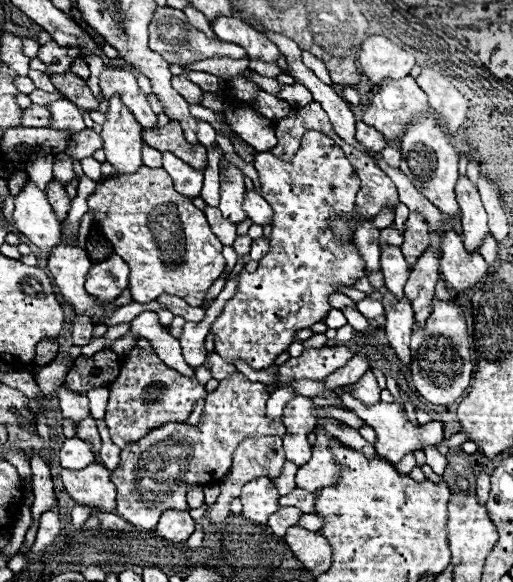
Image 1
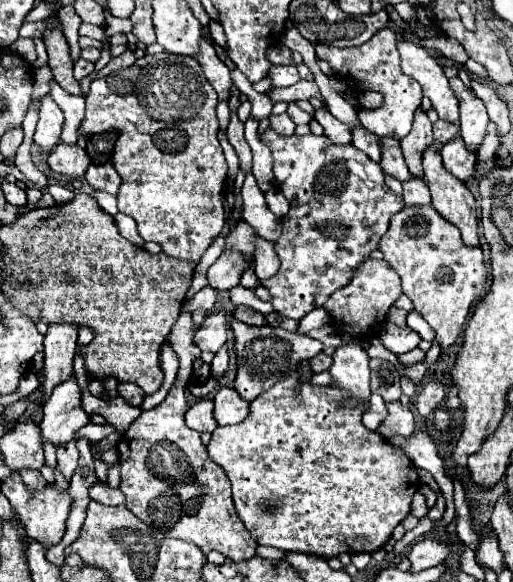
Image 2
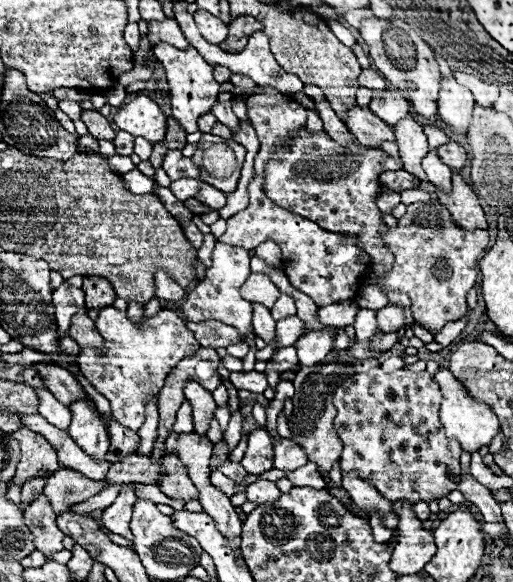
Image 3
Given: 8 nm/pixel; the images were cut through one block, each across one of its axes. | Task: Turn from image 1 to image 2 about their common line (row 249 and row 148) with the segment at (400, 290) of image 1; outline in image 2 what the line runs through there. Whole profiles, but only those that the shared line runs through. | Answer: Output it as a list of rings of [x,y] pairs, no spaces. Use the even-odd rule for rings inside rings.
[[[384,138],[382,140],[382,160],[380,160],[380,168],[384,170],[384,174],[400,180],[400,182],[406,182],[410,178],[410,172],[408,172],[408,166],[402,158],[402,150],[400,150],[400,142],[398,140],[392,140],[392,138]]]

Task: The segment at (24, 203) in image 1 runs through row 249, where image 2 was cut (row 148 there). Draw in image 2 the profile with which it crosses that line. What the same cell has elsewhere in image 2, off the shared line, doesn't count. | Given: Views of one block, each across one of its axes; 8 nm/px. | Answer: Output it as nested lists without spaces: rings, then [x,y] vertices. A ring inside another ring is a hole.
[[[46,94],[42,98],[42,108],[40,108],[40,120],[34,132],[34,144],[44,150],[50,152],[54,146],[60,144],[60,132],[62,132],[62,124],[64,124],[64,112],[60,110],[60,106],[50,98],[50,94]]]

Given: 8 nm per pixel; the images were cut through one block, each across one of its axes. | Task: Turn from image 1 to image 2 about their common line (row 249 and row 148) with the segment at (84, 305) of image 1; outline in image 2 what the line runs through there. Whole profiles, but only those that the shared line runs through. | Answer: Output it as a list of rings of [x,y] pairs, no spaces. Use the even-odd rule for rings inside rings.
[[[58,144],[56,150],[52,150],[48,156],[48,166],[58,174],[80,178],[84,176],[84,170],[90,166],[90,158],[86,150],[82,150],[80,146]]]

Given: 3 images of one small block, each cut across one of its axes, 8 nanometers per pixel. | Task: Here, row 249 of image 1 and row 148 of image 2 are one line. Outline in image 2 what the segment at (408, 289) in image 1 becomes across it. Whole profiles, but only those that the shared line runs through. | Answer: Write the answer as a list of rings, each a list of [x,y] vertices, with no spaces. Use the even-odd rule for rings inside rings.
[[[428,148],[424,152],[424,158],[422,158],[422,166],[424,166],[424,176],[426,176],[426,184],[432,192],[432,206],[436,208],[436,212],[446,218],[448,222],[452,222],[460,234],[462,234],[462,242],[466,246],[480,246],[480,240],[478,240],[478,222],[476,222],[476,200],[472,196],[472,192],[464,186],[464,182],[452,178],[452,174],[448,174],[444,168],[442,168],[442,158],[440,158],[440,152]]]

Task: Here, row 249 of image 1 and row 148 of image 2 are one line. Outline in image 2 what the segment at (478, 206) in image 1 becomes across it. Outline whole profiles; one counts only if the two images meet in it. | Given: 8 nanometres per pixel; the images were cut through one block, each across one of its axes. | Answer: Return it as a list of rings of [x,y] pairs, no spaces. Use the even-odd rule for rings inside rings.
[[[454,90],[460,100],[460,136],[466,142],[466,150],[478,150],[488,126],[488,114],[480,98],[470,90]]]

